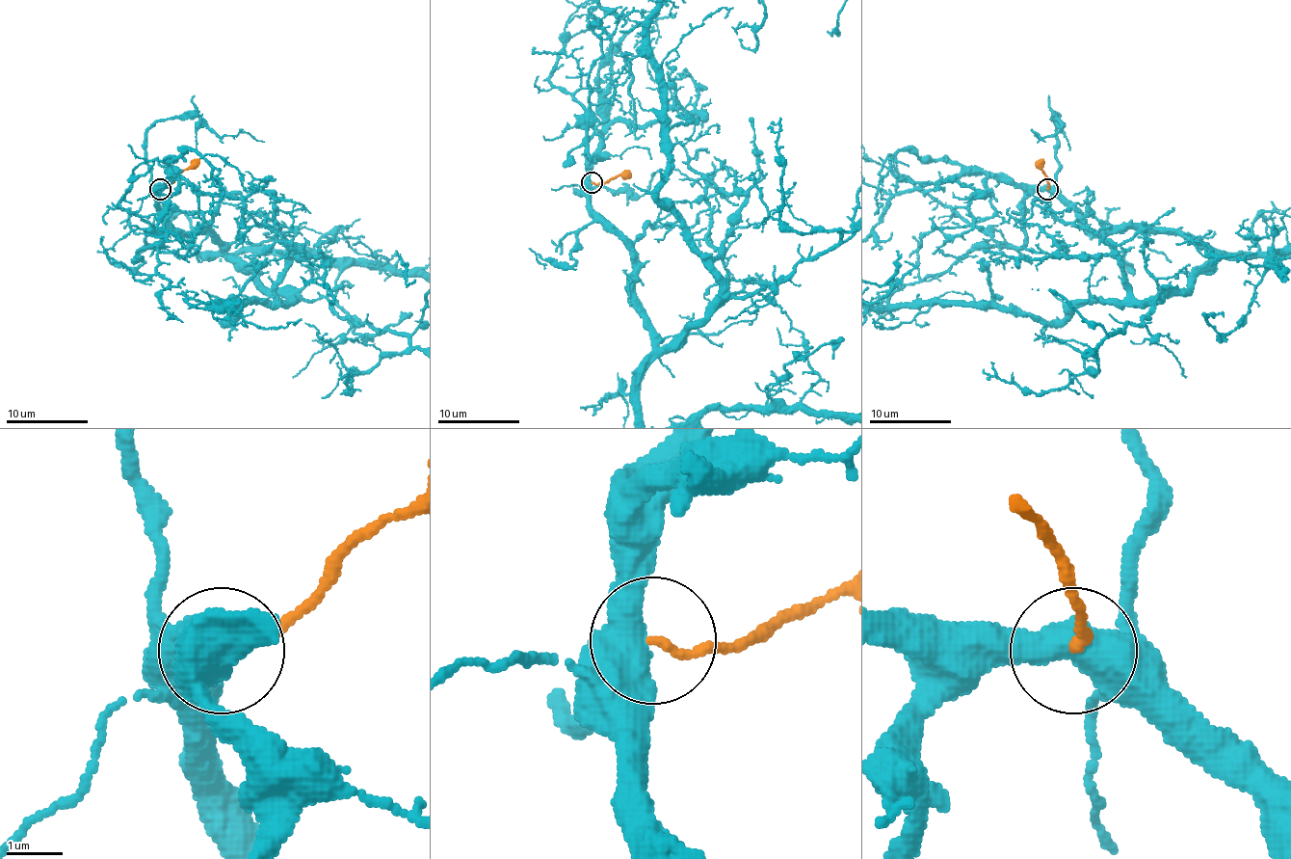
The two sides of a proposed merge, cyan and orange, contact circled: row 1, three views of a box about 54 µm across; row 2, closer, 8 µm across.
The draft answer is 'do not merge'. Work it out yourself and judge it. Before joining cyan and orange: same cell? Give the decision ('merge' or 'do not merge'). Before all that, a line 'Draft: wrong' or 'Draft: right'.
Draft: right
do not merge

